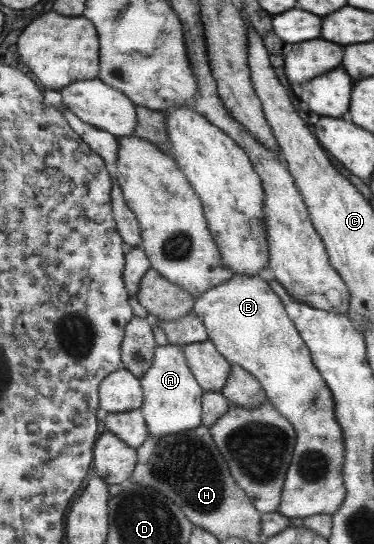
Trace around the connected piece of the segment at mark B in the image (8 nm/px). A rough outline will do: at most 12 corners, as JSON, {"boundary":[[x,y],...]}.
{"boundary":[[235,274],[195,298],[210,340],[295,426],[278,513],[346,488],[335,398],[279,295]]}

